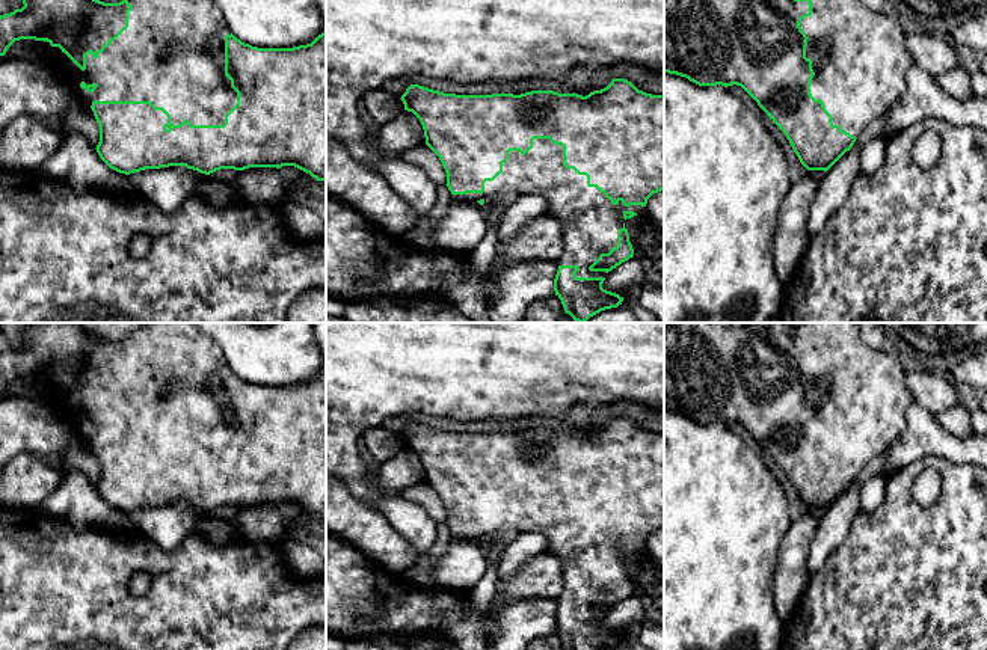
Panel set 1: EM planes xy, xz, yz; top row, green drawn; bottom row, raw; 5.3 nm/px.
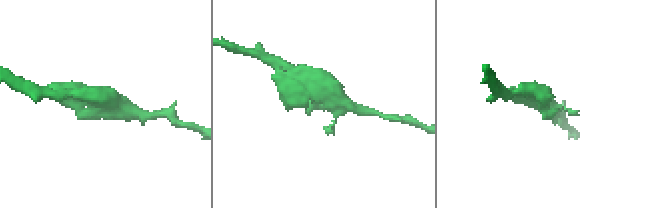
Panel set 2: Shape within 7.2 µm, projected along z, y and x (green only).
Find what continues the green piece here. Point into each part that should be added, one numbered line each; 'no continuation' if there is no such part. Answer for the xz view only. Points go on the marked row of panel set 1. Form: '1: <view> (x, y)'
1: xz (590, 222)

